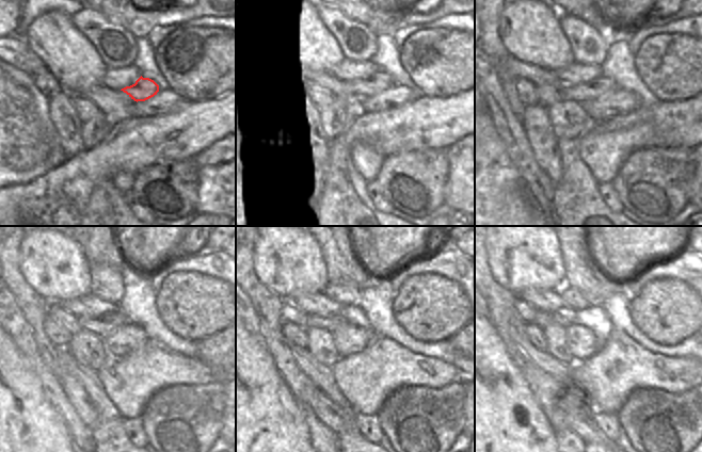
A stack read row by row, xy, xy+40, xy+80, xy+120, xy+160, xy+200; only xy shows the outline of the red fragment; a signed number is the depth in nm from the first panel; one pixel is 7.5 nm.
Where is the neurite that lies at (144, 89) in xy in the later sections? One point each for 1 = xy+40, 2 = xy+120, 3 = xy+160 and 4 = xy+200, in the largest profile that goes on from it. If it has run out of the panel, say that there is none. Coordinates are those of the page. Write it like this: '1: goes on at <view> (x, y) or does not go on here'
1: goes on at xy+40 (380, 80)
2: goes on at xy+120 (106, 324)
3: goes on at xy+160 (328, 323)
4: goes on at xy+200 (542, 319)

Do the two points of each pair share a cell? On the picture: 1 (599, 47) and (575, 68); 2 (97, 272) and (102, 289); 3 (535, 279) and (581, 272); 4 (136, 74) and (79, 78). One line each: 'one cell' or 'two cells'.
1: two cells
2: one cell
3: two cells
4: two cells

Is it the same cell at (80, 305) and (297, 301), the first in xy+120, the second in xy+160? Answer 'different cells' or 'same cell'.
same cell

